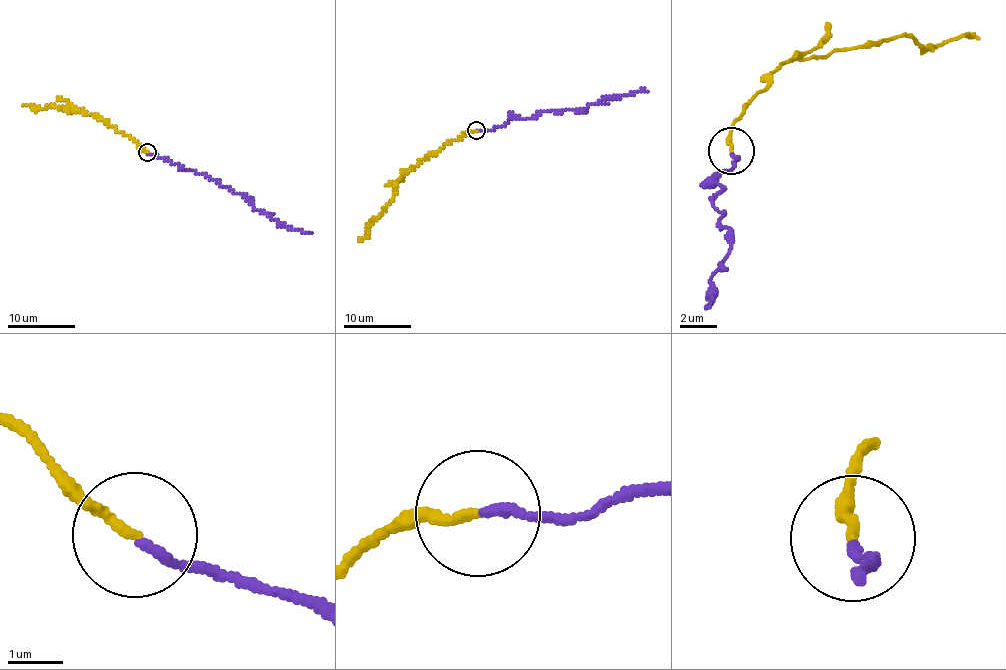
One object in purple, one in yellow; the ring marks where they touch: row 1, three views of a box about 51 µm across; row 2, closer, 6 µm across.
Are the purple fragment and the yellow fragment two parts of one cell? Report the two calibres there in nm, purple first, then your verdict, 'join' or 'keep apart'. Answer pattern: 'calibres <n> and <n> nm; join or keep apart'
calibres 160 and 170 nm; keep apart

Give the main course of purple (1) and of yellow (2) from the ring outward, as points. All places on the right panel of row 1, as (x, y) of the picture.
1: (730, 154), (740, 157), (716, 179), (724, 184), (712, 199), (722, 213), (729, 255), (713, 283), (709, 307)
2: (730, 149), (727, 135), (743, 106), (790, 57), (871, 48), (900, 34), (932, 50), (962, 35), (978, 38)

